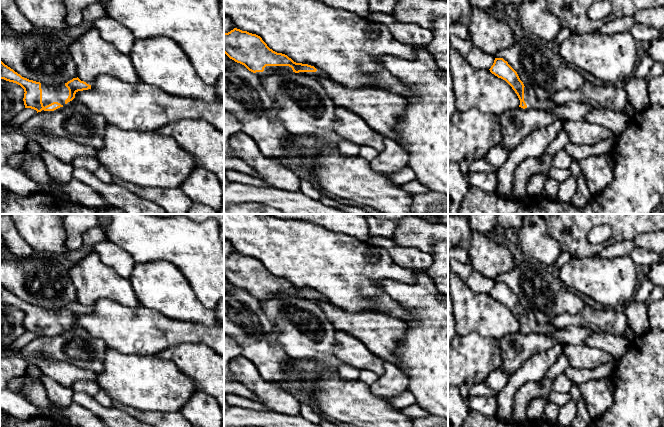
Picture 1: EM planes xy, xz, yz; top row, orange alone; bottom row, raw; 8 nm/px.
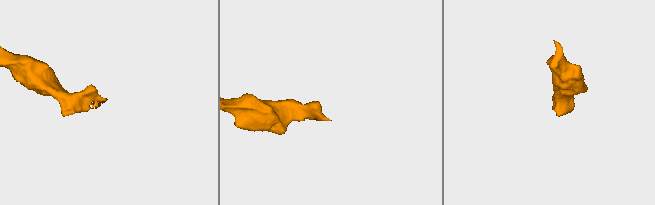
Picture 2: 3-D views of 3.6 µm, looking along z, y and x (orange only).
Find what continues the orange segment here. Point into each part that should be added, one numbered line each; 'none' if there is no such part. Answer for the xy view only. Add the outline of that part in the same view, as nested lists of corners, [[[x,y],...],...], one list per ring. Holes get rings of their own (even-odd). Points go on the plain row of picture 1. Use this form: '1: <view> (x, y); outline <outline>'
1: xy (50, 318); outline [[[41,307],[41,313],[42,313],[42,327],[44,331],[53,326],[58,326],[63,330],[70,330],[77,326],[76,322],[74,322],[67,328],[65,327],[65,324],[69,320],[69,314],[65,309],[56,311]]]

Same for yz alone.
1: yz (532, 325); outline [[[531,310],[524,311],[524,325],[529,333],[547,334],[549,325],[539,323]]]

